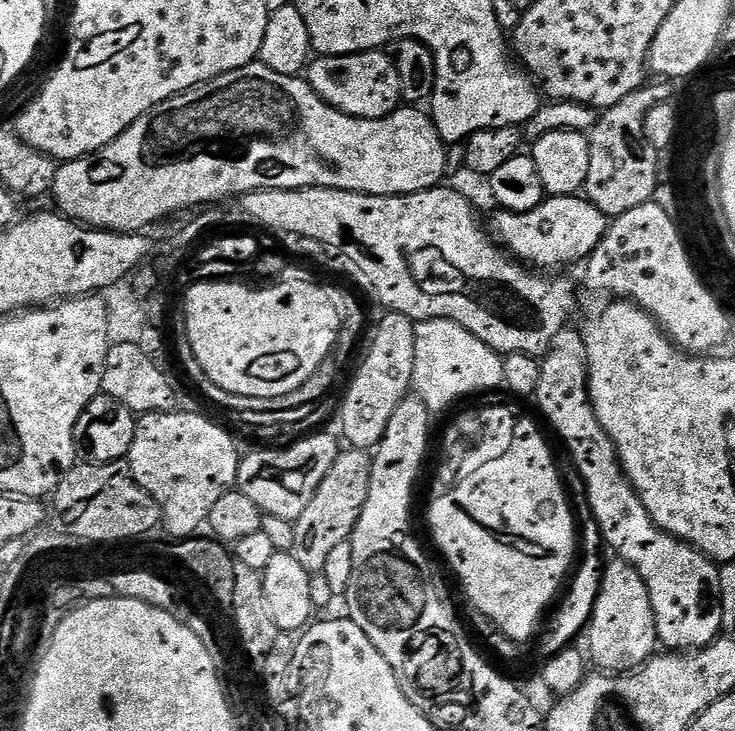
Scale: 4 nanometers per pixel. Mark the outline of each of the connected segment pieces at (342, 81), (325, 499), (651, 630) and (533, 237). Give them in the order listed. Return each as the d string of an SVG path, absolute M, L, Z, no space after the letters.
M384 50L355 52L349 56L316 56L306 69L306 79L318 98L325 100L334 110L359 120L386 118L402 104L402 82L398 82L398 70L394 70L391 55Z
M349 447L336 457L334 466L322 478L314 498L310 498L310 506L298 514L294 521L294 546L291 553L298 558L298 566L310 574L323 573L330 554L343 544L349 543L352 531L362 514L362 506L366 506L366 494L370 488L370 470L372 456L367 451Z
M619 558L613 559L604 569L600 593L586 629L587 655L604 674L634 672L652 659L658 648L654 610L650 606L650 594L632 565Z
M580 194L548 196L532 212L500 210L497 213L492 220L493 229L491 228L495 239L517 261L536 270L560 268L563 264L576 264L579 260L580 263L587 261L588 255L598 246L598 242L602 242L610 223L609 217L604 216L602 210L598 210Z

